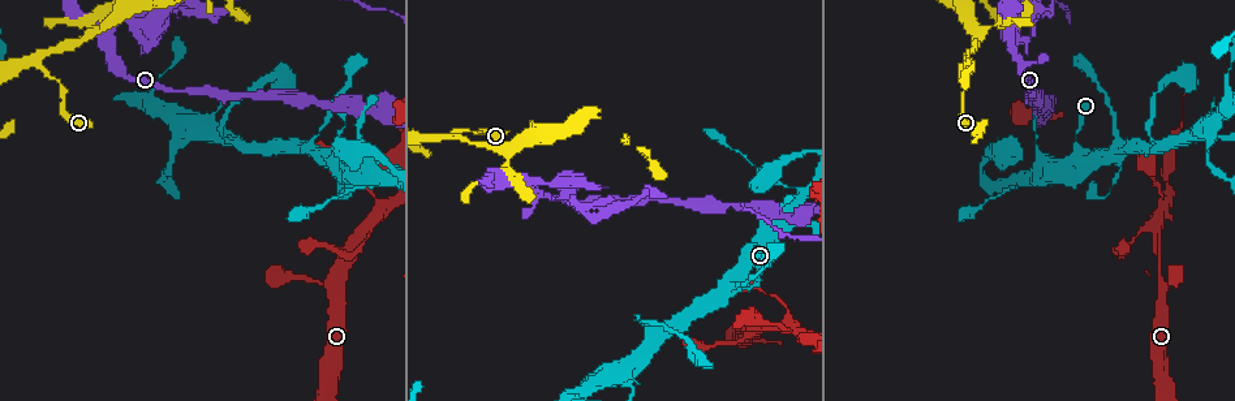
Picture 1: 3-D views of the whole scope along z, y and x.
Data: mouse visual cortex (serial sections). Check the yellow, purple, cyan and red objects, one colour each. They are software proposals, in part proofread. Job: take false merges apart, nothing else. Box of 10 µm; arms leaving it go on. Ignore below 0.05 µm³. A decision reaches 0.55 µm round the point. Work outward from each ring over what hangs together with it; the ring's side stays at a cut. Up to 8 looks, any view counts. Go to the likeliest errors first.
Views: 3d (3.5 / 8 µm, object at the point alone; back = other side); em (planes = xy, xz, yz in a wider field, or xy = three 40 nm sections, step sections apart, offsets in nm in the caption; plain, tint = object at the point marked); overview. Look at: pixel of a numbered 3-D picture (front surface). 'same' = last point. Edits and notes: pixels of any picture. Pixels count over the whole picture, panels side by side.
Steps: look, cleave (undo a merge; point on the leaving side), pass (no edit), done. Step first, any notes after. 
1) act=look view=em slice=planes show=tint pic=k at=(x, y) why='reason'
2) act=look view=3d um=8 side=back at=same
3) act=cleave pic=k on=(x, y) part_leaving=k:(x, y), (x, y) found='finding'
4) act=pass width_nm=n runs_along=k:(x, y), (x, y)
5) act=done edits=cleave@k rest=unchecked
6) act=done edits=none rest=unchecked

act=look view=3d um=3.5 pic=1 at=(150, 31) why='thick turns thin'

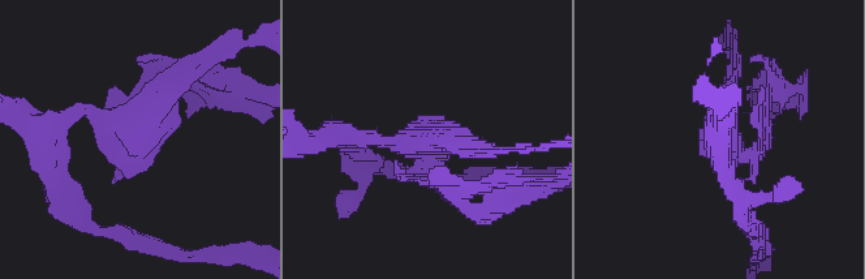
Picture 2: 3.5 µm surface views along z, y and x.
act=look view=em slice=xy step=5 show=plain pic=2 at=(129, 137) why='need the tissue'

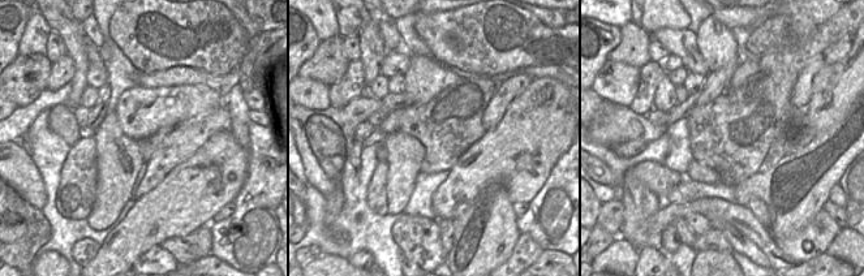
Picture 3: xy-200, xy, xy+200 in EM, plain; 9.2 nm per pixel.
act=look view=em slice=xy step=5 show=tint at=same why='with the object marked'

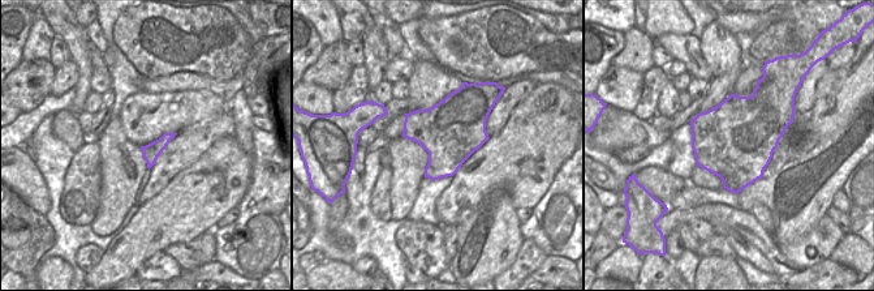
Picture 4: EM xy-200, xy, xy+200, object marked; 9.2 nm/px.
act=pass found='continuous, no second cell'

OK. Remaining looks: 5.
act=look view=3d um=3.5 pic=1 at=(786, 325)

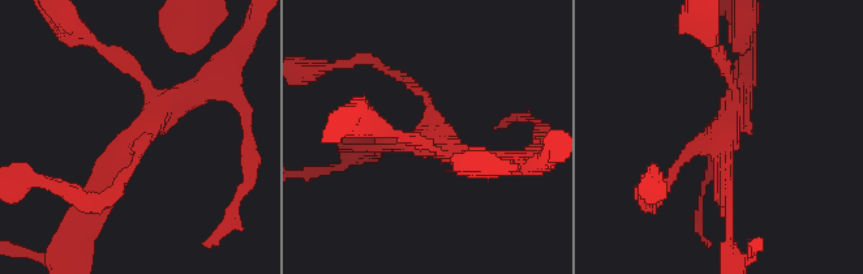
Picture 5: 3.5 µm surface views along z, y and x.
act=look view=em slice=xy step=2 show=tint pic=5 at=(129, 144) arms=3 arm_widths_nm=150,200,250 why='now the EM'

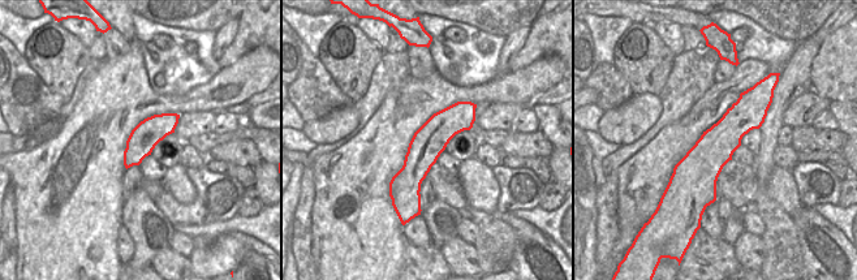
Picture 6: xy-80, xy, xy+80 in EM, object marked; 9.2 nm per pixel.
act=pass found='one cell here'

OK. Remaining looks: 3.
act=look view=3d um=8 pic=1 at=(38, 59) why='abrupt turn'

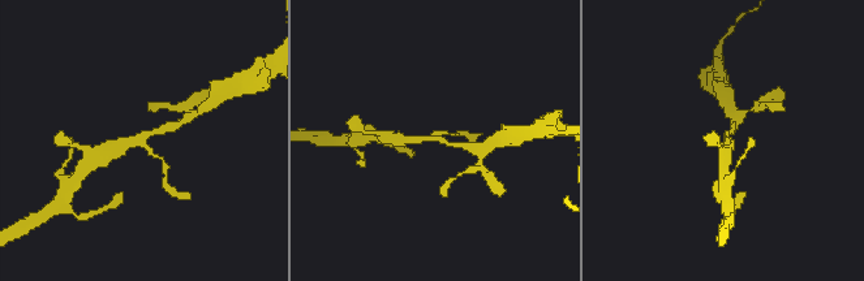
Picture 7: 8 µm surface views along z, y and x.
act=look view=3d um=3.5 side=back at=same

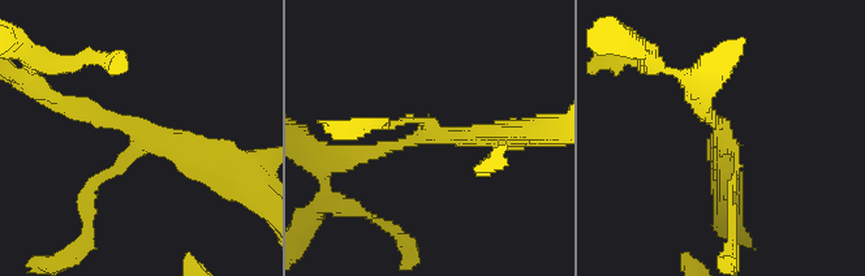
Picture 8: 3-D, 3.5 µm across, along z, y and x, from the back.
act=look view=em slice=xy step=1 show=tint pic=8 at=(135, 140) why='need the tissue'

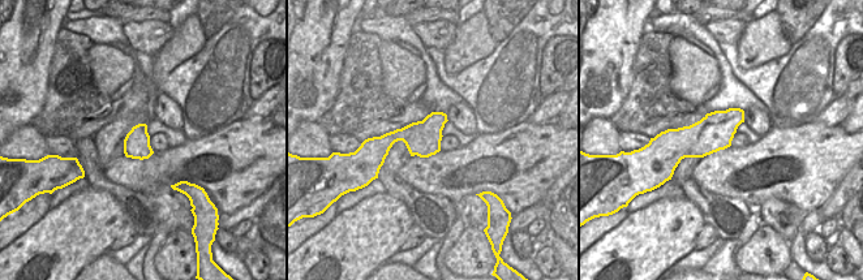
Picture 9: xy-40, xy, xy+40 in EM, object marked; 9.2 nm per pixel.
act=pass runs_along=8:(731, 202), (737, 158), (704, 106) found='one cell here'

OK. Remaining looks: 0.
act=done edits=none rest=unchecked

